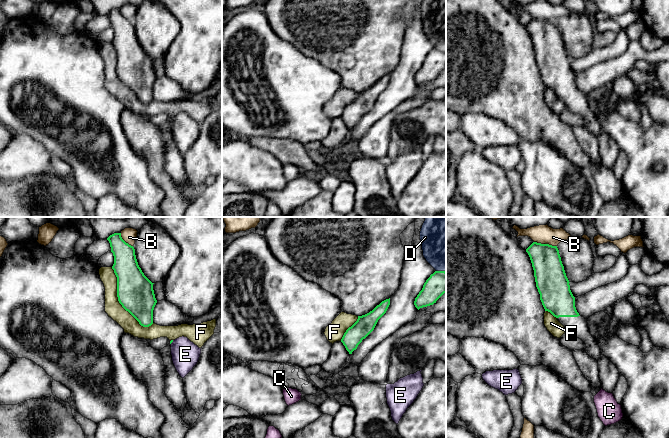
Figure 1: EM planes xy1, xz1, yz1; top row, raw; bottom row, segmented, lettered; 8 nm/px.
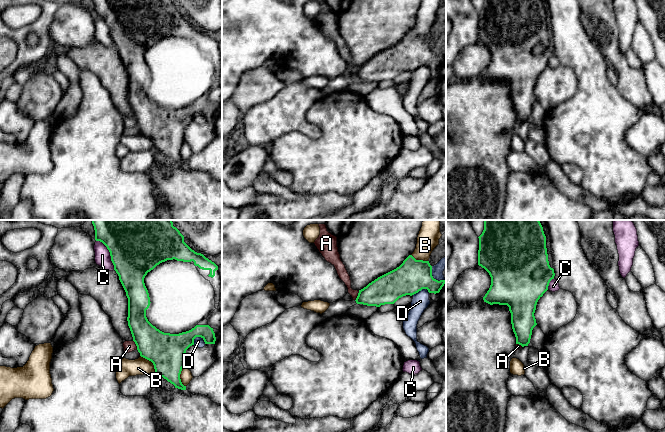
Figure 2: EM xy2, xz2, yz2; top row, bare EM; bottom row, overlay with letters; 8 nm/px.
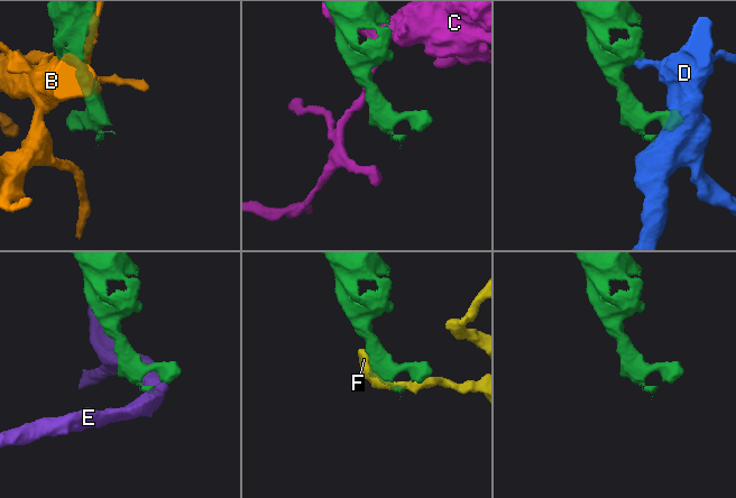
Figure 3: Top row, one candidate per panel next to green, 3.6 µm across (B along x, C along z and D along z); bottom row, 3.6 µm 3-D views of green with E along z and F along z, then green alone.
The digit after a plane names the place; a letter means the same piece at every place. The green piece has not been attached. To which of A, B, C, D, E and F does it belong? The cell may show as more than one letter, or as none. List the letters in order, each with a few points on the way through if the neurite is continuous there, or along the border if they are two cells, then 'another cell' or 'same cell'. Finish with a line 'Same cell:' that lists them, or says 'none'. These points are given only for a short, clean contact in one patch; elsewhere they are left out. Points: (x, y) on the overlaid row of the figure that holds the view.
A: border along xy2 (133, 340), (137, 349); another cell
B: another cell
C: another cell
D: border along xy2 (193, 339), (200, 337), (205, 343); another cell
E: border along xy1 (173, 340), (170, 343); another cell
F: another cell
Same cell: none

